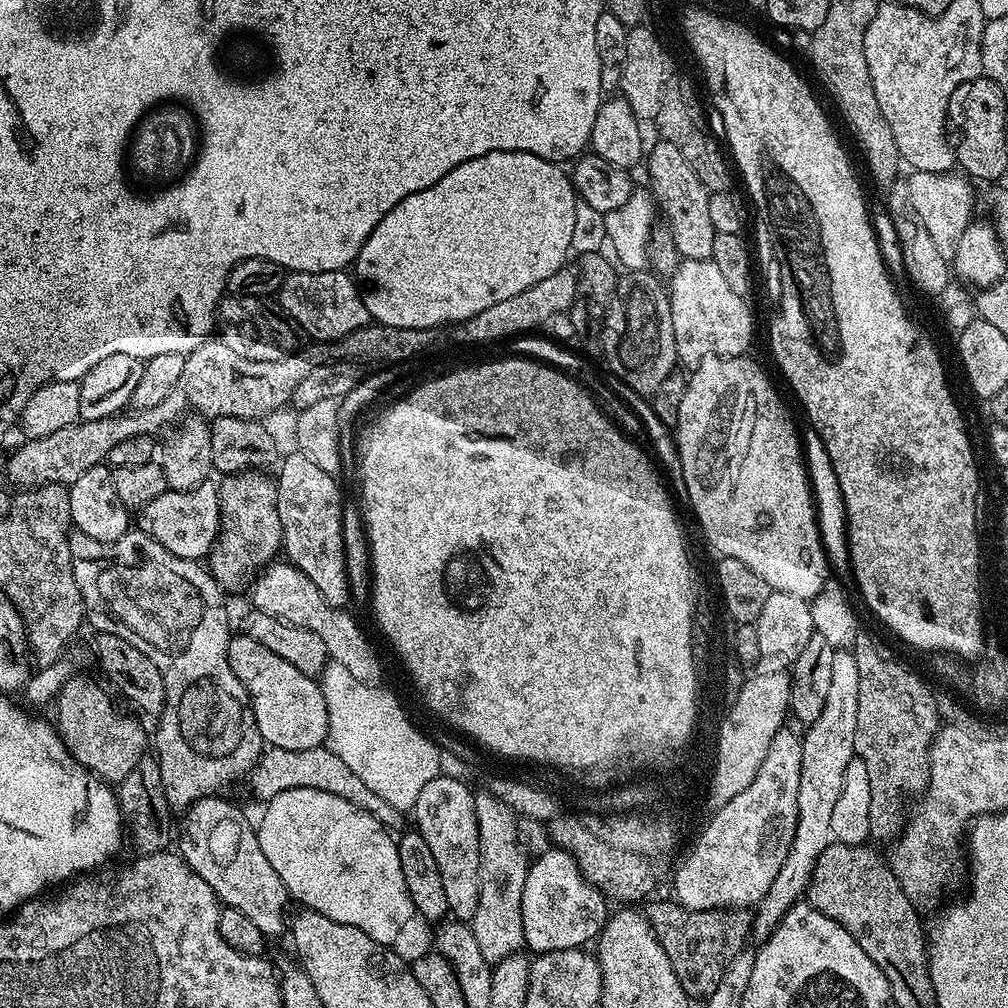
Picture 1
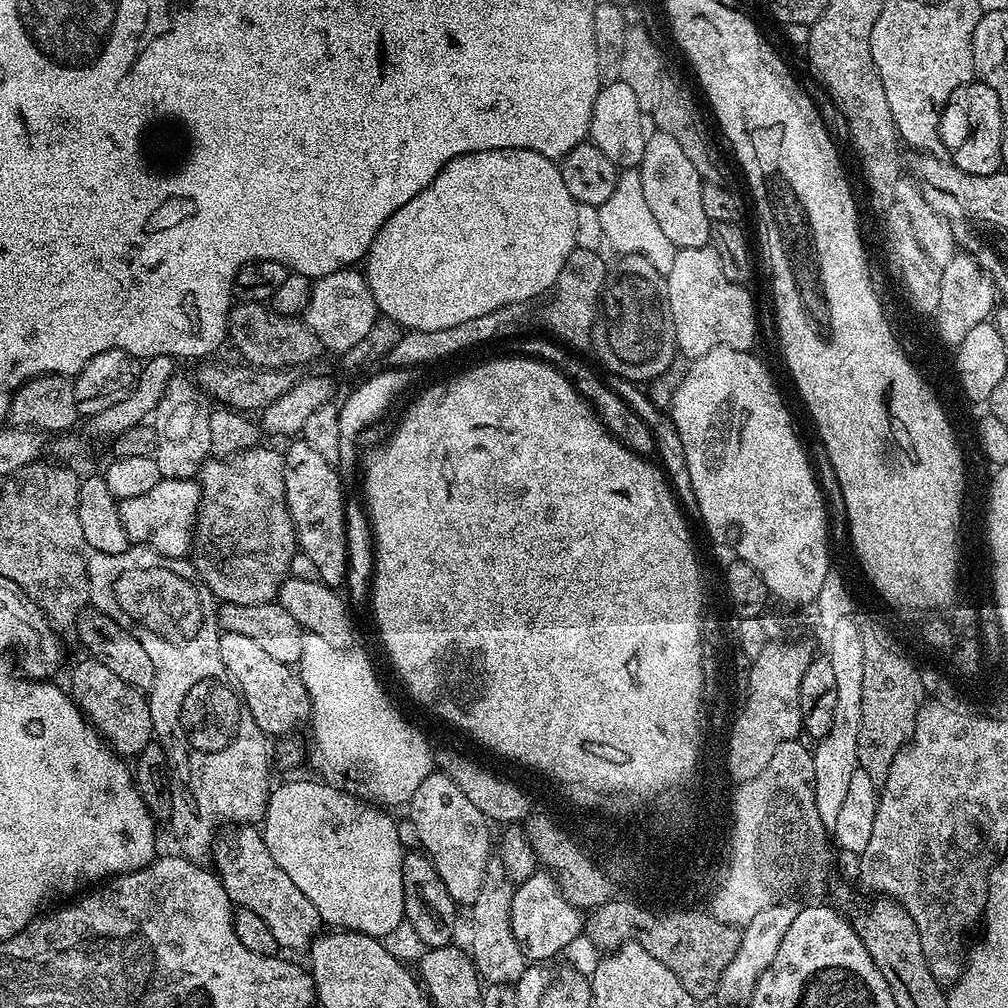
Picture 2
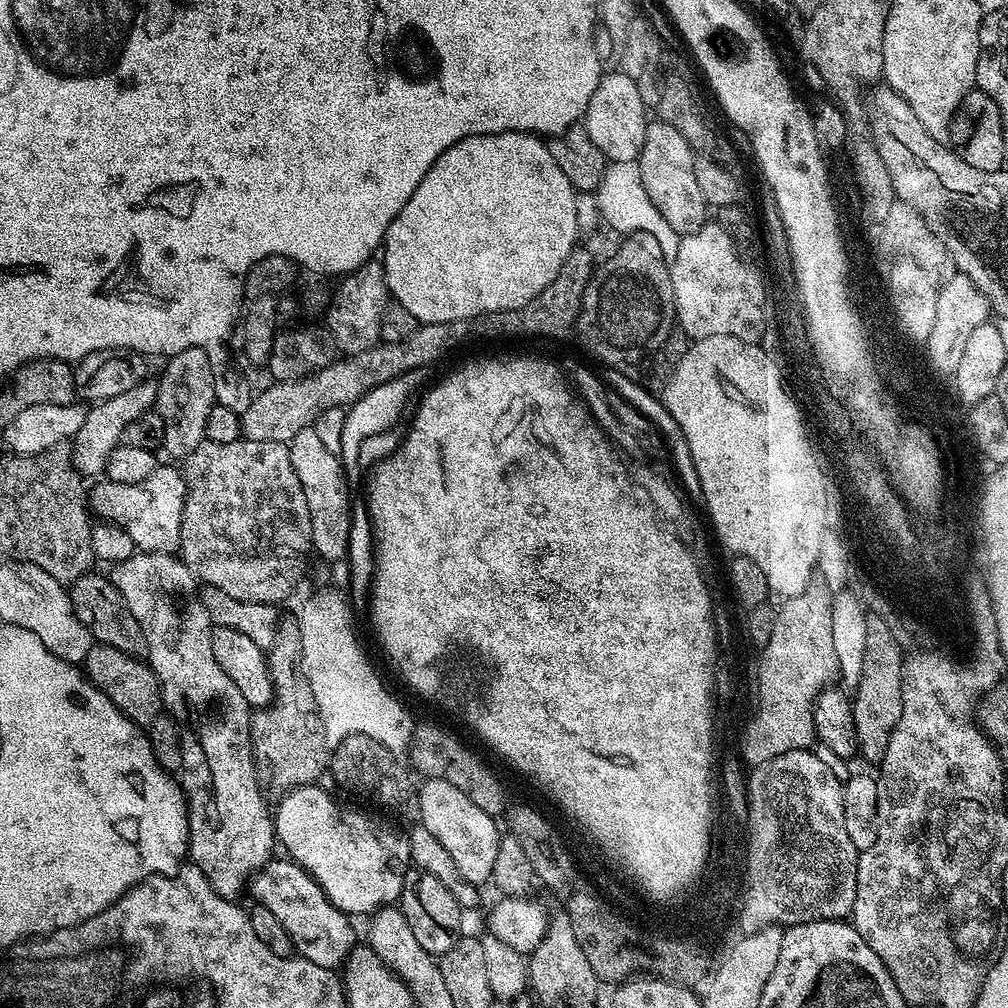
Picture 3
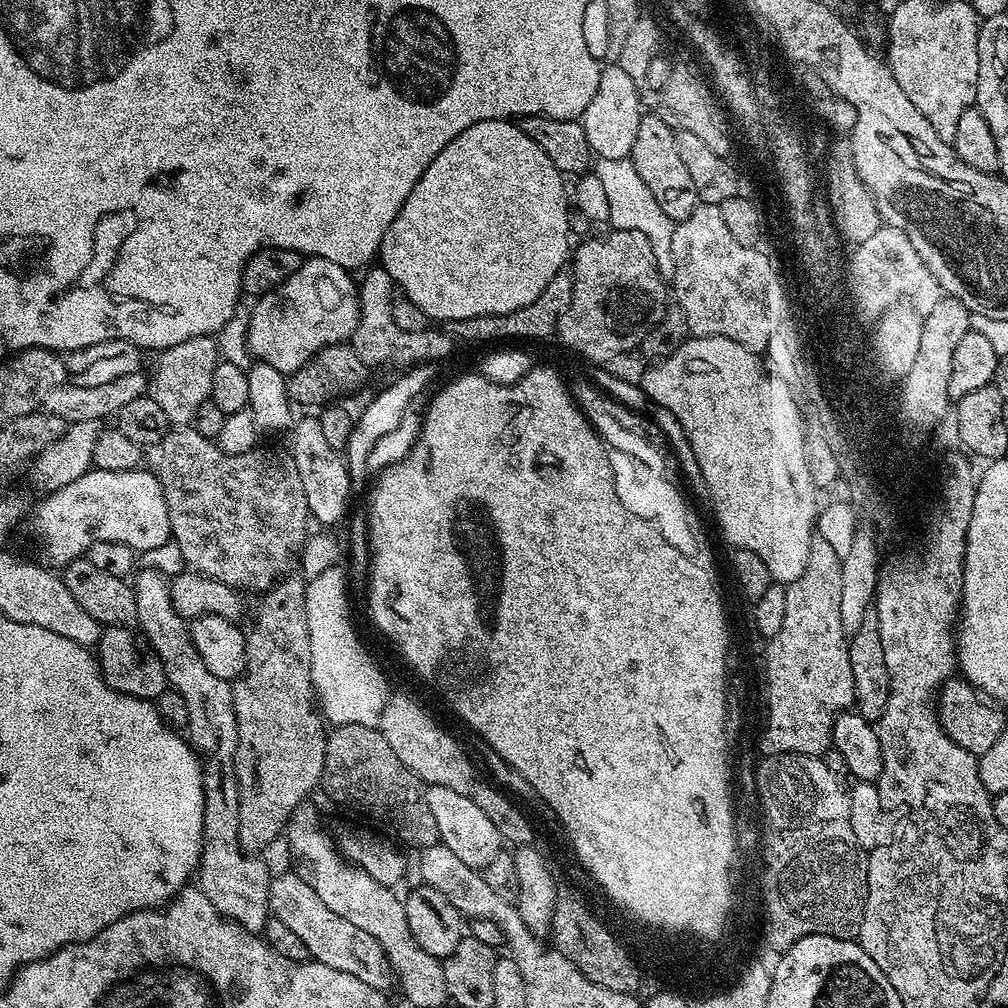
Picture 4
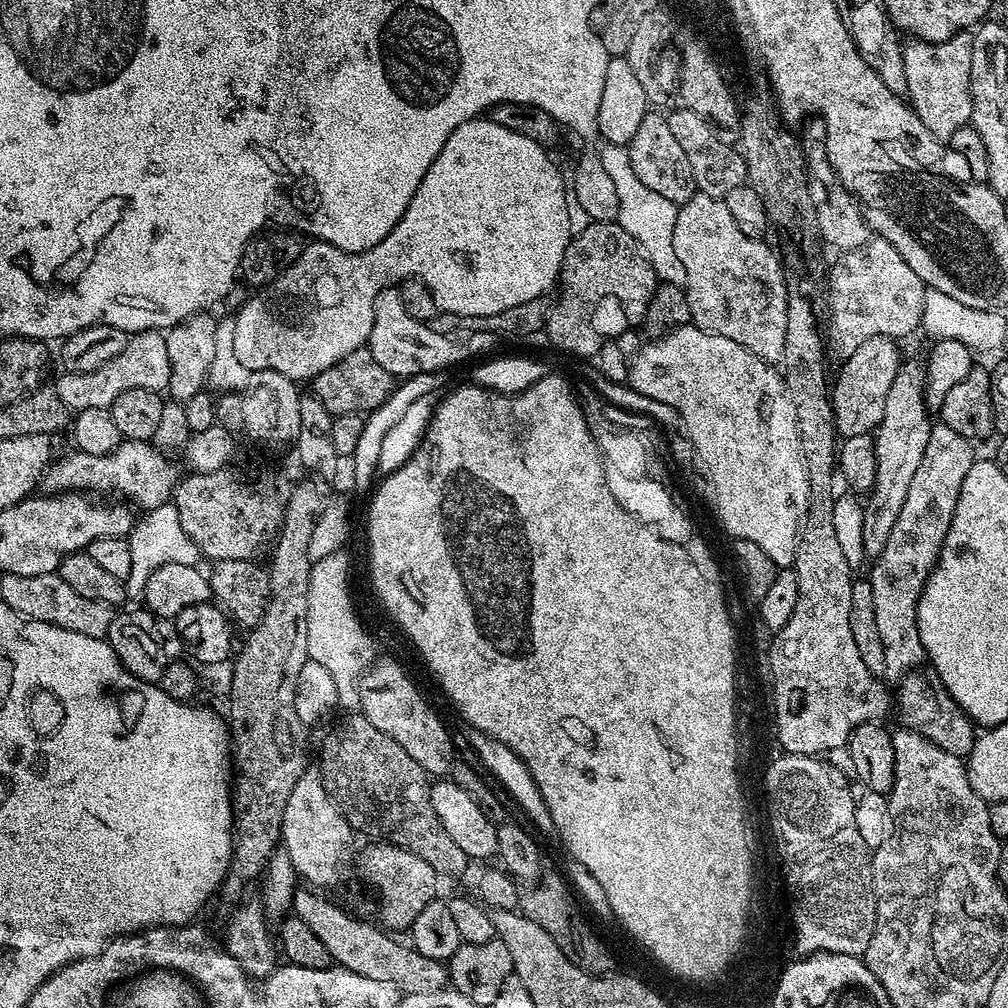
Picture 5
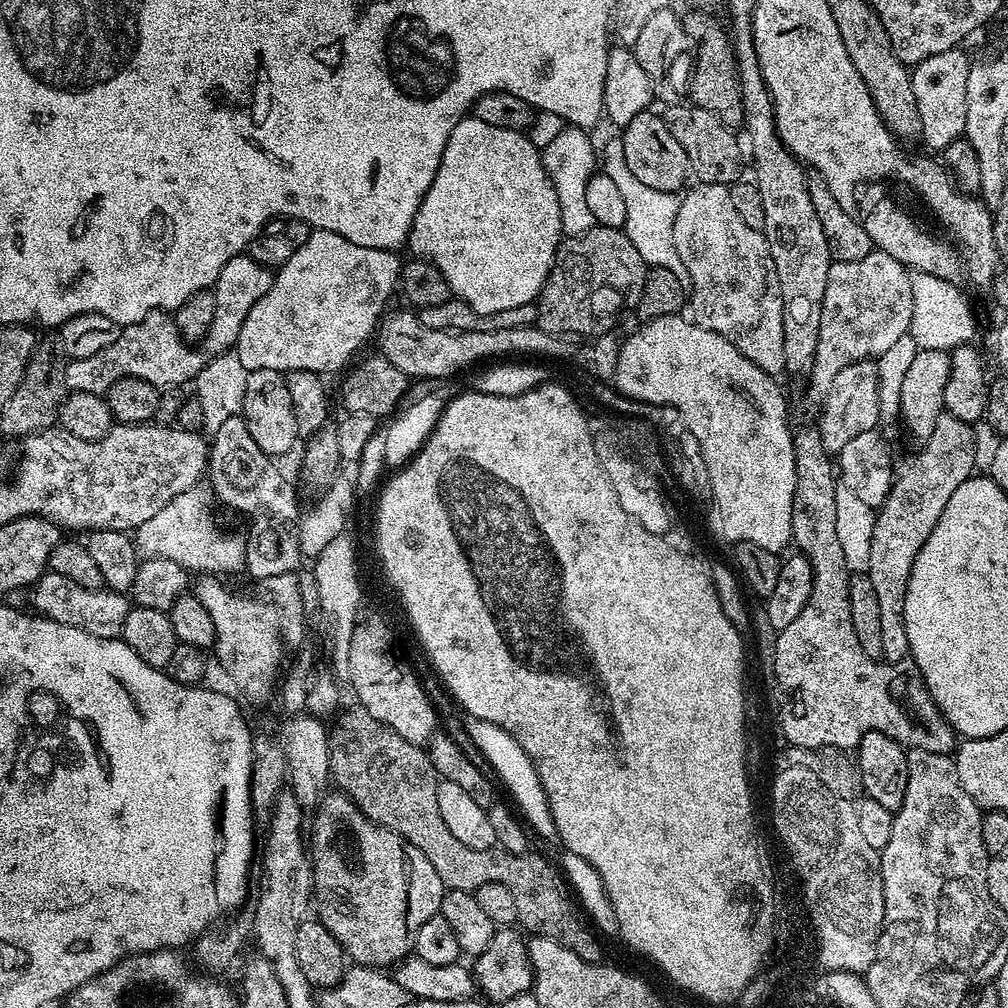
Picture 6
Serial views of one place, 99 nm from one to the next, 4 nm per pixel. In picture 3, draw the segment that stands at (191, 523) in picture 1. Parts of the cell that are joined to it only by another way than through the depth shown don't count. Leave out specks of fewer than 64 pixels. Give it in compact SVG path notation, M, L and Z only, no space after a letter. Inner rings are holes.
M157 467L152 475L140 483L124 483L101 479L92 488L92 500L100 504L101 521L115 524L124 529L136 544L137 549L145 553L163 552L172 554L180 546L180 522L184 509L186 489L184 477L172 468Z

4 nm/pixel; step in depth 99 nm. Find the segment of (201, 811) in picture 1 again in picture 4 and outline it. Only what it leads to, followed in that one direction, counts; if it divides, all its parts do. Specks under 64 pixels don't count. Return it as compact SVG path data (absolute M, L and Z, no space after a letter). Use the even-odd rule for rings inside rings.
M289 874L277 880L275 877L268 889L268 903L271 915L286 922L286 926L290 926L290 930L306 942L308 953L315 963L354 974L354 978L366 982L371 988L385 987L384 971L389 971L390 965L382 946L366 934L366 930L358 930L358 926L346 922L346 918L334 914L334 910L330 910L330 906L326 906L326 902L322 902L322 898L318 898L318 894L314 894L314 890L310 890L300 876Z

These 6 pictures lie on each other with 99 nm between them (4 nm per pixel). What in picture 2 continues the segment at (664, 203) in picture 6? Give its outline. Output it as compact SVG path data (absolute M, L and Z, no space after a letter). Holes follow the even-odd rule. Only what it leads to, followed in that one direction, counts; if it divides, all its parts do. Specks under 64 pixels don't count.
M624 170L619 175L621 176L615 177L614 180L614 194L610 194L610 198L606 198L606 202L598 205L603 239L607 243L612 243L617 248L617 253L645 256L654 266L654 270L658 270L661 274L666 274L670 270L672 258L678 250L672 245L670 238L666 238L666 234L662 234L662 229L658 227L658 222L654 222L654 214L650 214L650 206L646 206L646 198L642 194L639 171Z

